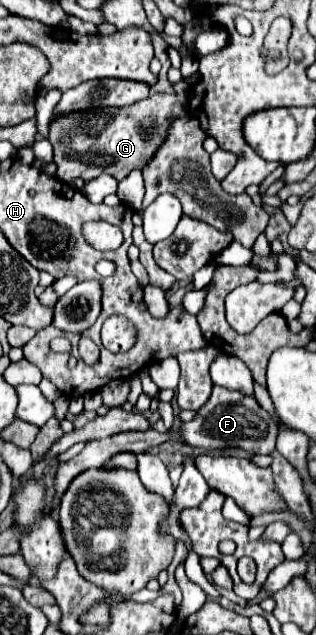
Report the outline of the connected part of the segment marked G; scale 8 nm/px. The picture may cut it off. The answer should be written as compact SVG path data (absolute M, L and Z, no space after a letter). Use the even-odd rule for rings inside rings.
M169 93L149 95L145 101L137 101L129 107L107 107L57 115L49 125L47 139L53 145L53 161L57 163L59 181L69 183L75 177L93 181L103 173L115 177L117 181L123 181L133 169L143 169L143 165L147 165L147 159L151 161L155 149L163 145L171 123L185 115L189 115L187 97Z

